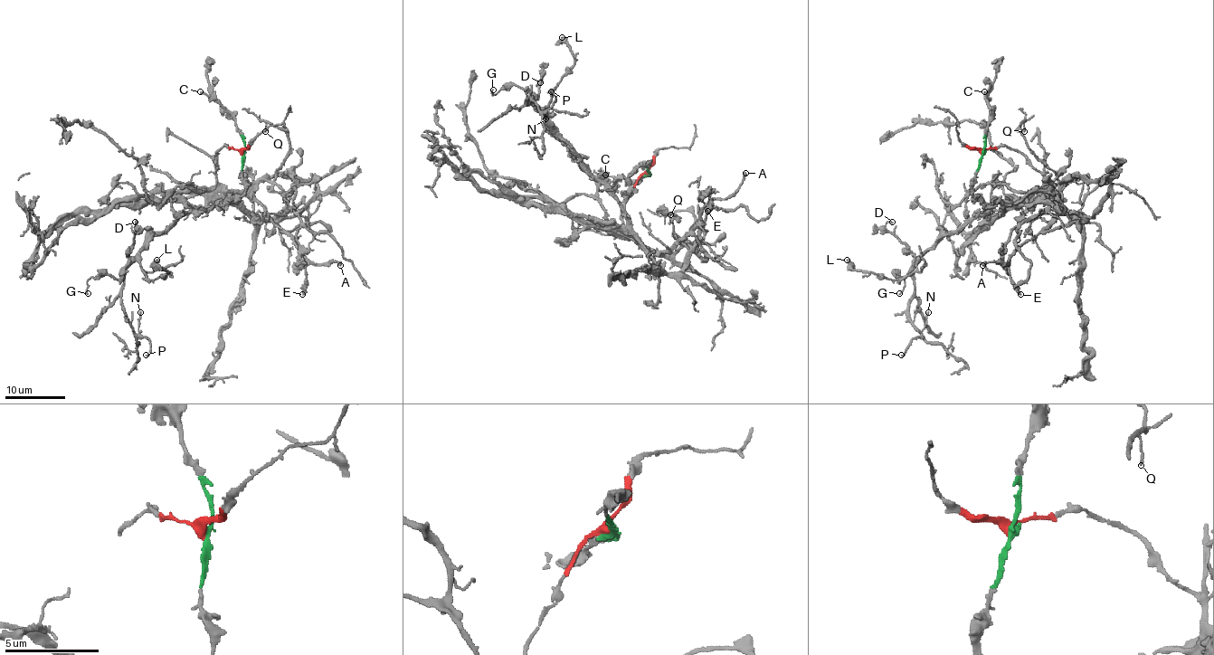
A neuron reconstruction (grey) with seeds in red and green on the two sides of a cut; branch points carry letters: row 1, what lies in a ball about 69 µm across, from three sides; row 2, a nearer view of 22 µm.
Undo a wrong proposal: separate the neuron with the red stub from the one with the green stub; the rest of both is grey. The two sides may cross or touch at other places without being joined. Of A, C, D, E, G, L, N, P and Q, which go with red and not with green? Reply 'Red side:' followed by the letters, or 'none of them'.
Red side: A, E, Q

